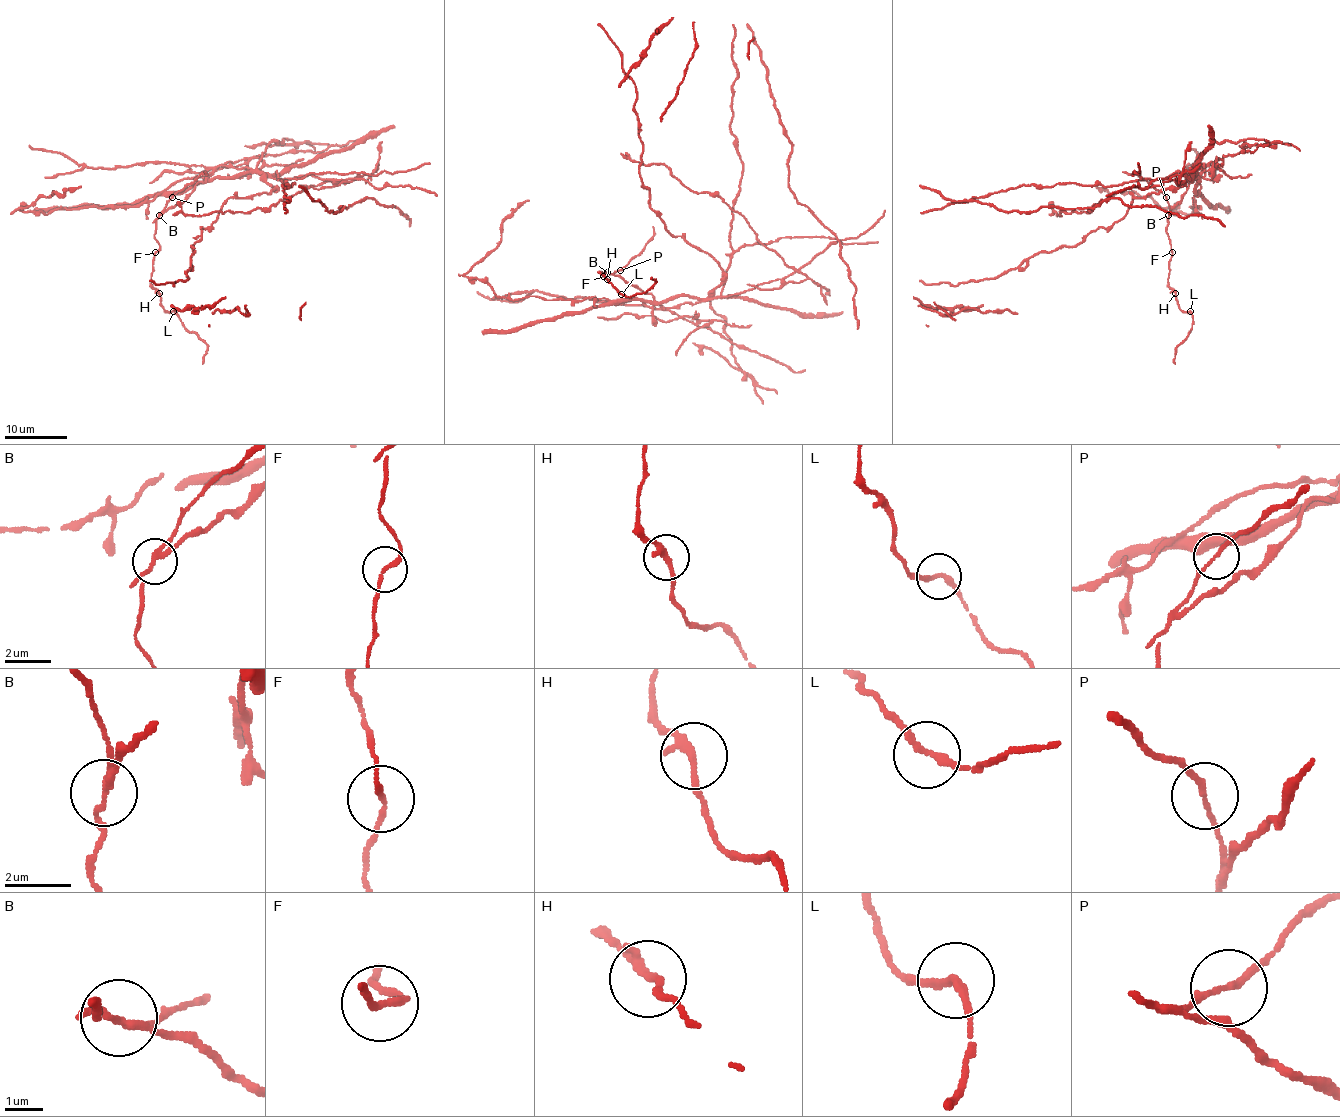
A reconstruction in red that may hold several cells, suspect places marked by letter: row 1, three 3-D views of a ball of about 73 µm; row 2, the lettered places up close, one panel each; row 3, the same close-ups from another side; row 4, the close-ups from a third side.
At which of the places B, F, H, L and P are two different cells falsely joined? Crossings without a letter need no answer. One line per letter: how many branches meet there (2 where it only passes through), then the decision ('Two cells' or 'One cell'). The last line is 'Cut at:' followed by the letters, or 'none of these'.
B: Branches: 2. Two cells
F: Branches: 2. One cell
H: Branches: 2. One cell
L: Branches: 2. One cell
P: Branches: 2. Two cells
Cut at: B, P

